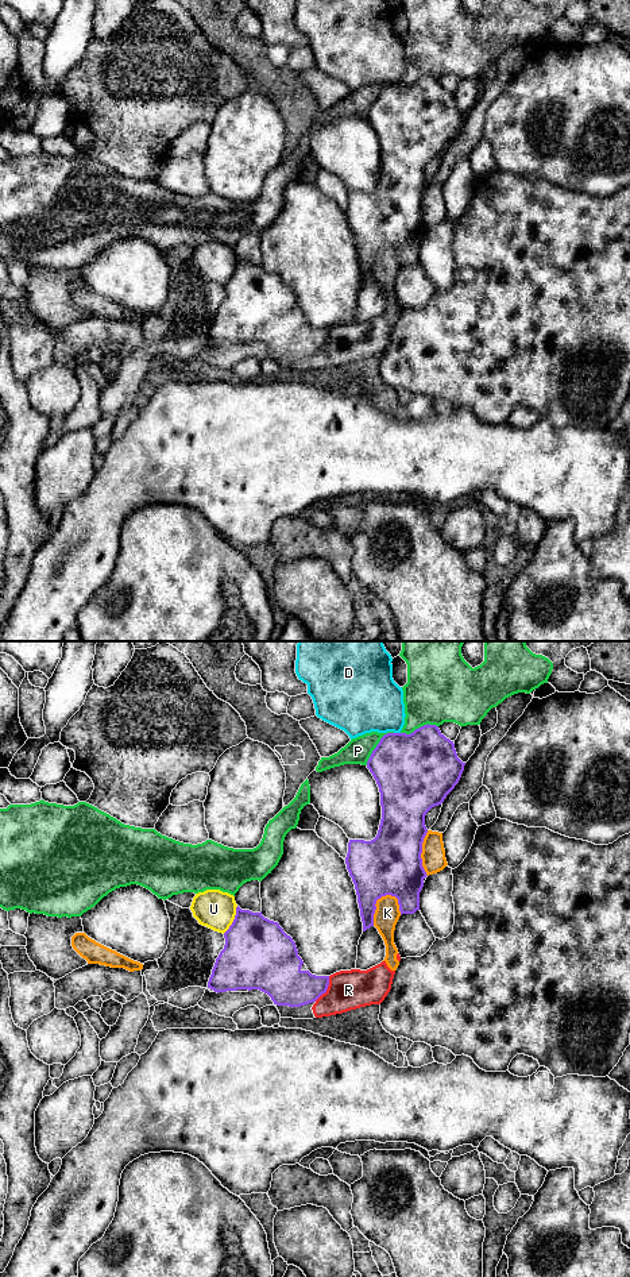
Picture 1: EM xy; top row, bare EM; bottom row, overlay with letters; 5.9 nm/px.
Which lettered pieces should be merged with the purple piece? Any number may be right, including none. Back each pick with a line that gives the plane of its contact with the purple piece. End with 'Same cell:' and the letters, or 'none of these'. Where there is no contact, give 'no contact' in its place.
R: xy
Same cell: R

